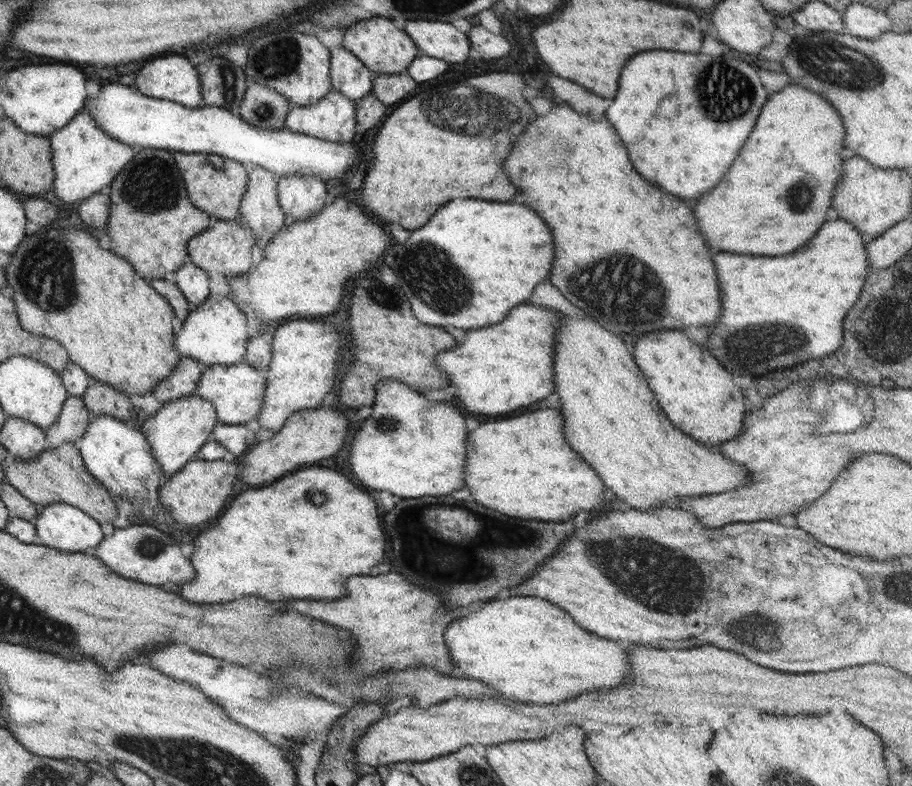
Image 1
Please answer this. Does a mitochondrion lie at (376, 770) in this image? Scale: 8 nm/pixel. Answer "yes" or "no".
no

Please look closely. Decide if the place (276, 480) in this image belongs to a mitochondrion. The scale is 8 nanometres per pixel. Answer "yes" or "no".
no

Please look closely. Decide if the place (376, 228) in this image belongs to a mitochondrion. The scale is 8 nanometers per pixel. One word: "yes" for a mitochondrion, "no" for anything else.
no

